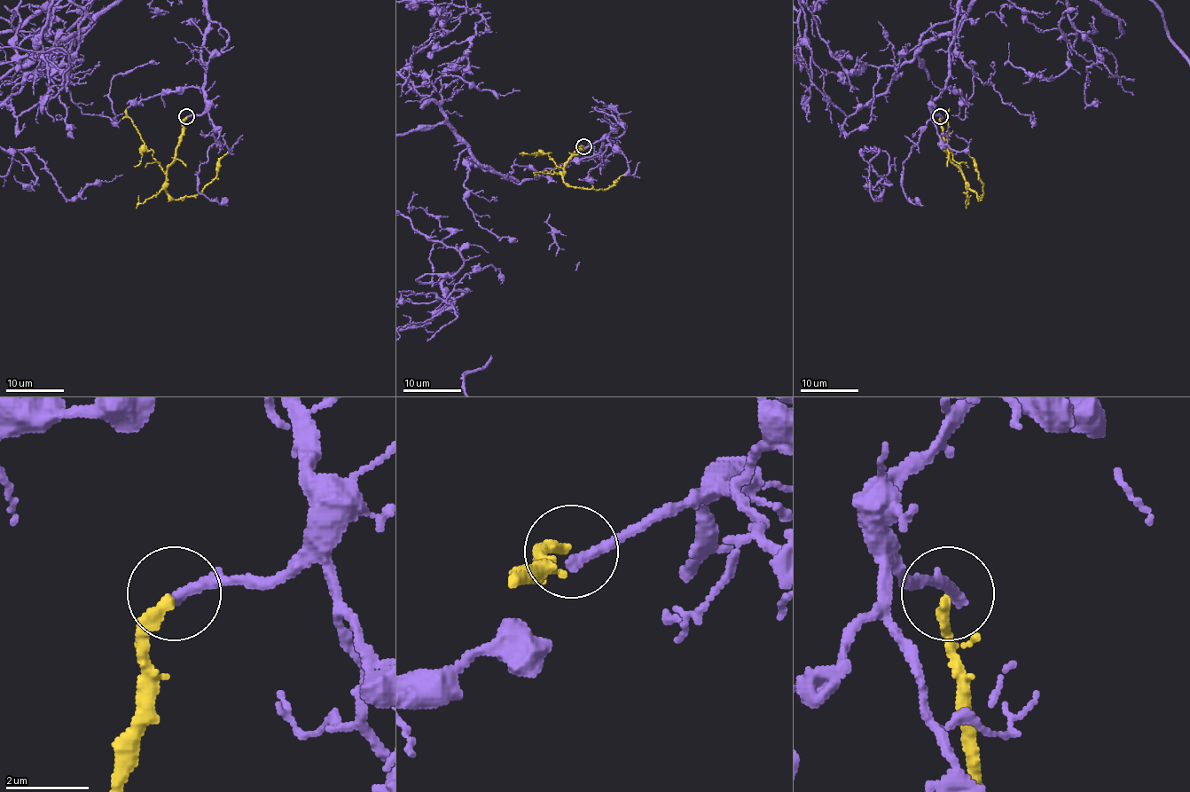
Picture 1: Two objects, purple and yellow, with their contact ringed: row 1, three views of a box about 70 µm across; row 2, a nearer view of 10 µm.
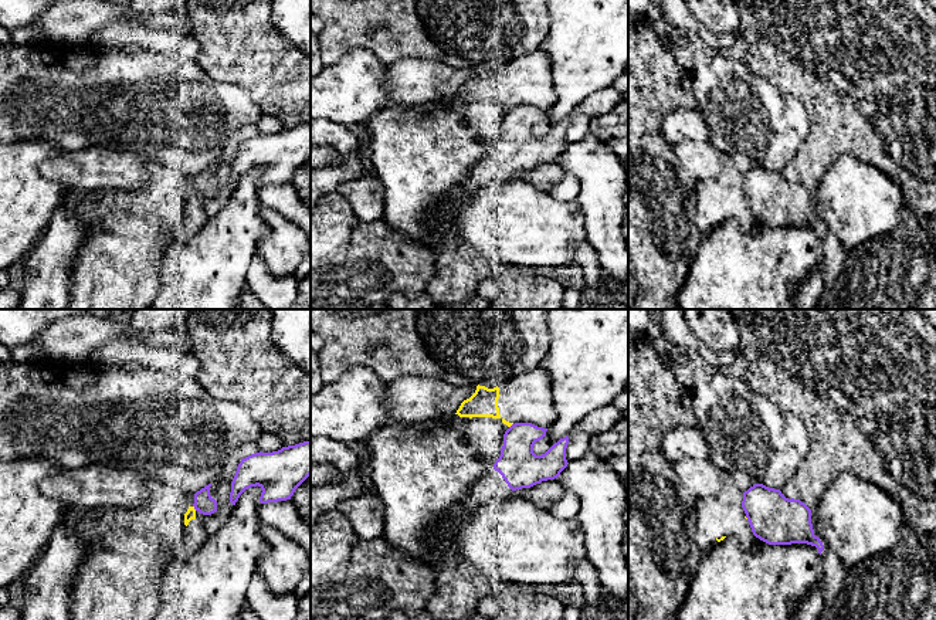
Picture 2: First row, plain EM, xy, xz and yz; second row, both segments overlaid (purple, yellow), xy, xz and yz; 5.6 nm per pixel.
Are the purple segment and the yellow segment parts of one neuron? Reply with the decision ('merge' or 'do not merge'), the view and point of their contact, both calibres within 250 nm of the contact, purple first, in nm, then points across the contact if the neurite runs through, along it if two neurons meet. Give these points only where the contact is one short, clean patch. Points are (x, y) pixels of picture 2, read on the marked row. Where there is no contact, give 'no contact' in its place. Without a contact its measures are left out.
do not merge | xy (194, 508) | 110/60 nm

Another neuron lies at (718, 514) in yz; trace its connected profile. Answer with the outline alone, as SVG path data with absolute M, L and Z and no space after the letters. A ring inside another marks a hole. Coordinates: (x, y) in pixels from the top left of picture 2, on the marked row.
M725 480L713 497L696 501L696 541L699 548L712 543L712 536L720 542L735 529L743 549L749 549L753 532L749 524L740 524L746 514L742 508L743 491L730 480Z

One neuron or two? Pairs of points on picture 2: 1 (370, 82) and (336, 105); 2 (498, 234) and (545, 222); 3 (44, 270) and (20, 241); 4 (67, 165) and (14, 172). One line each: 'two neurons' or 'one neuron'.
1: one neuron
2: one neuron
3: two neurons
4: two neurons

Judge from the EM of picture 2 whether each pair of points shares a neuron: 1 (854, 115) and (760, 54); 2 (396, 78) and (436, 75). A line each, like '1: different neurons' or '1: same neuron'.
1: same neuron
2: same neuron

